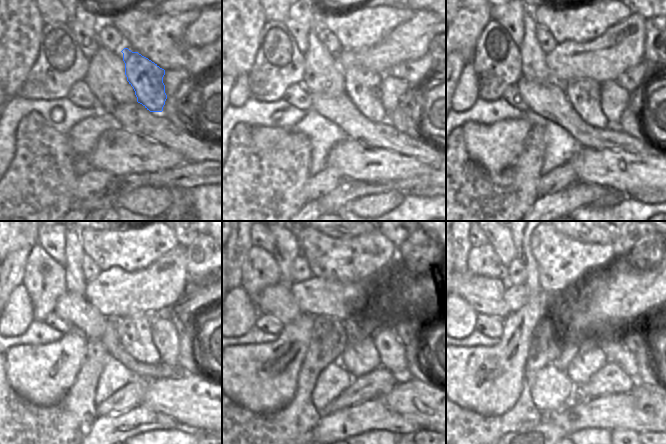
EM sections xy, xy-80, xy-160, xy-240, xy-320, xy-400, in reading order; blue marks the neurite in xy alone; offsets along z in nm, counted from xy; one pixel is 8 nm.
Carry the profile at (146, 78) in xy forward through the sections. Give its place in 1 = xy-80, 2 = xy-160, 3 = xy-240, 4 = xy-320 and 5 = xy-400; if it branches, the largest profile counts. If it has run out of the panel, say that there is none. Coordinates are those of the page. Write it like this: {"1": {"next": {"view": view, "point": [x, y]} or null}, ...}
{"1": {"next": {"view": "xy-80", "point": [363, 86]}}, "2": {"next": {"view": "xy-160", "point": [584, 94]}}, "3": {"next": {"view": "xy-240", "point": [134, 332]}}, "4": {"next": {"view": "xy-320", "point": [360, 357]}}, "5": {"next": {"view": "xy-400", "point": [590, 358]}}}

